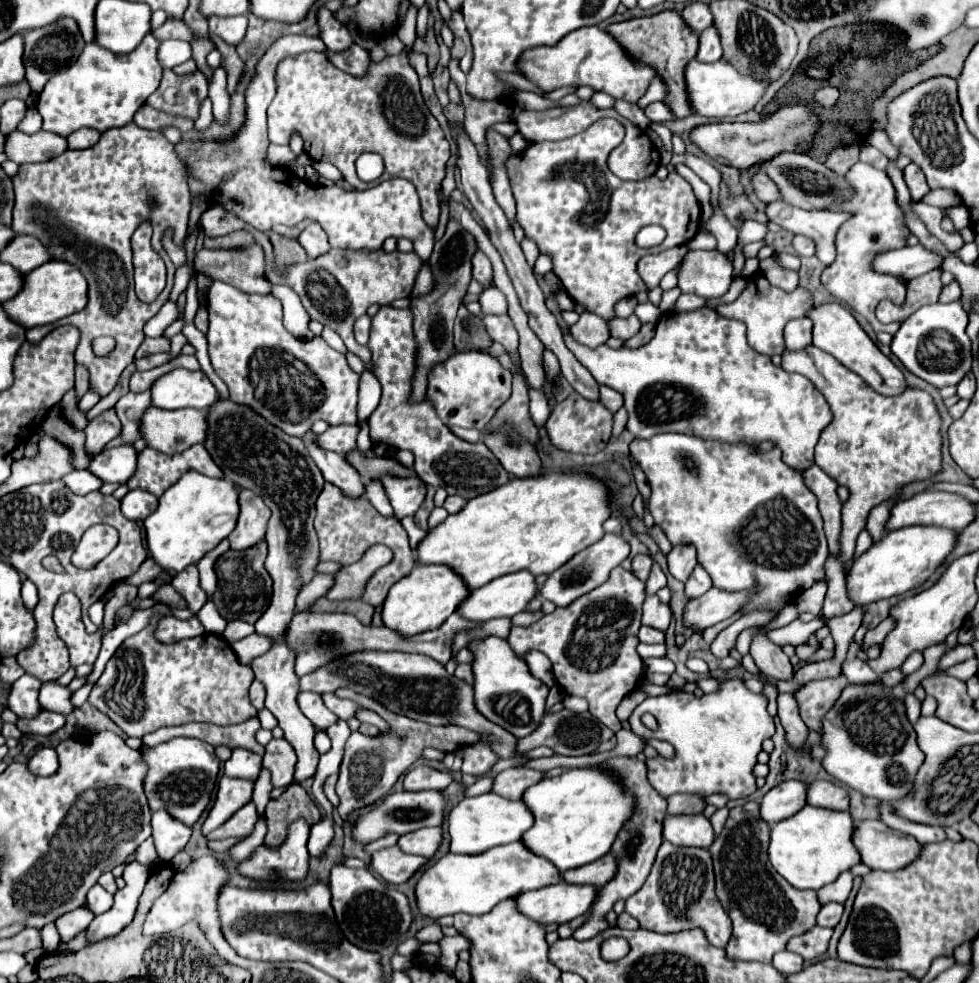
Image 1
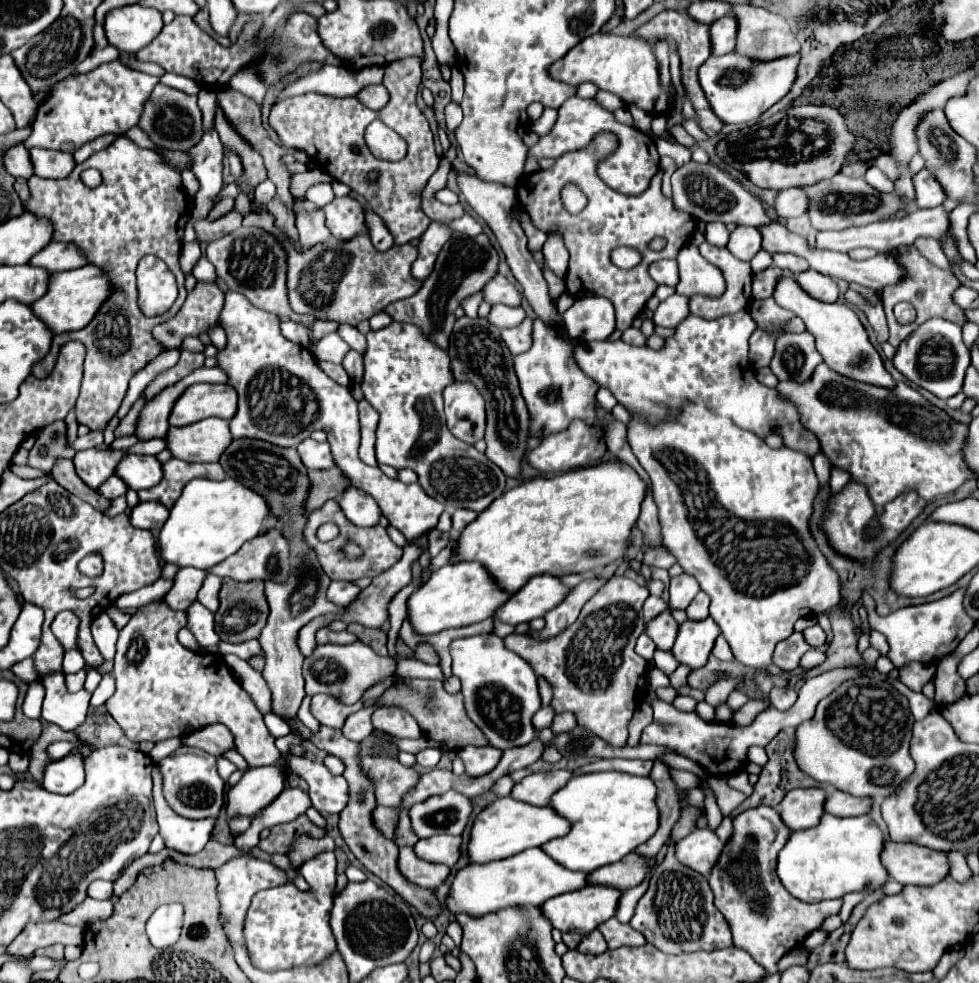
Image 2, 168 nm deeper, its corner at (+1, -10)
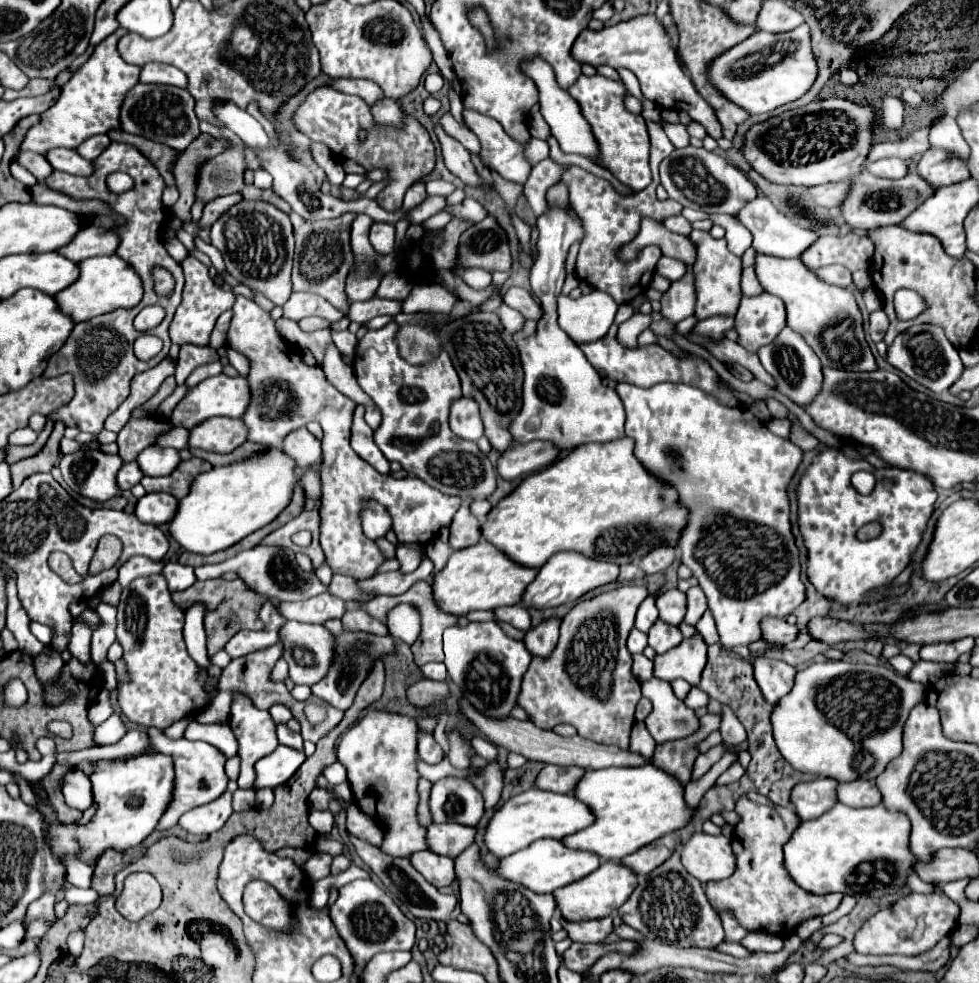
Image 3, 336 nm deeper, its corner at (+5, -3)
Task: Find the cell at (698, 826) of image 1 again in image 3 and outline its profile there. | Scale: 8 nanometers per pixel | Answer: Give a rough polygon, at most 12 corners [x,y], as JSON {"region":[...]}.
{"region":[[704,831],[680,847],[686,871],[702,883],[734,871],[730,839]]}

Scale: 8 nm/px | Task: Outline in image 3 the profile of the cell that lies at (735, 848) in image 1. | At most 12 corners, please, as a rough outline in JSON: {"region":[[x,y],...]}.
{"region":[[764,795],[736,801],[736,869],[706,883],[718,913],[786,939],[842,895],[806,893],[782,867],[800,825]]}

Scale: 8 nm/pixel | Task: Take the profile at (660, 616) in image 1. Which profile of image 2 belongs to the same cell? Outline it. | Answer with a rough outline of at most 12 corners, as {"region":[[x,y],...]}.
{"region":[[670,610],[654,618],[646,634],[658,650],[672,650],[678,622]]}

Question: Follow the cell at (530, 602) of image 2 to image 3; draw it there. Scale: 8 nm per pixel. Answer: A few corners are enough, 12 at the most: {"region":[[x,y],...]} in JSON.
{"region":[[556,553],[526,587],[536,609],[616,581],[618,565]]}

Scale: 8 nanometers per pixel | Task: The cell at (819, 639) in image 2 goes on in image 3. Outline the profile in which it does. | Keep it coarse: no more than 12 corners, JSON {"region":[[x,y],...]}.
{"region":[[786,619],[762,623],[764,641],[786,645],[798,637],[798,627]]}

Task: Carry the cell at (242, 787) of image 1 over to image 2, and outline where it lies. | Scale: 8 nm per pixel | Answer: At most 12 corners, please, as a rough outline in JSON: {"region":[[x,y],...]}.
{"region":[[286,766],[250,768],[228,790],[228,818],[254,816],[286,788]]}

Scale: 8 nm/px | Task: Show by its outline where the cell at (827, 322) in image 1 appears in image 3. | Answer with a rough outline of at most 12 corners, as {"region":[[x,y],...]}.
{"region":[[756,255],[824,367],[876,371],[862,313],[800,259]]}

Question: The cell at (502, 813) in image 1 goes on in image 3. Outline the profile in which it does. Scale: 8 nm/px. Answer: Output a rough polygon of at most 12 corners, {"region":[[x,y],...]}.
{"region":[[540,789],[490,817],[488,851],[506,857],[594,821],[574,799]]}

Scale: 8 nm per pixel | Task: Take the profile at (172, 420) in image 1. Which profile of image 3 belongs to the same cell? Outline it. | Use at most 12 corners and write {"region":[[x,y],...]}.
{"region":[[210,417],[190,429],[188,447],[230,453],[246,441],[240,419]]}

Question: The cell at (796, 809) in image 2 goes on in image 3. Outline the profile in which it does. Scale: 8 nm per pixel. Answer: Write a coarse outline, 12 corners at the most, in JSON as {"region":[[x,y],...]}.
{"region":[[838,781],[798,783],[790,801],[800,821],[826,813],[836,803]]}

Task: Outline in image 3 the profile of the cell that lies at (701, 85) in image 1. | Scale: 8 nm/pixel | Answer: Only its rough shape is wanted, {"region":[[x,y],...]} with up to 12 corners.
{"region":[[808,25],[750,35],[706,75],[750,115],[816,79]]}

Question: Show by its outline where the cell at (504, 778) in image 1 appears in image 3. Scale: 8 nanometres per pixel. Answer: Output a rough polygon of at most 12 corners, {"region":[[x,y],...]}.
{"region":[[544,765],[534,787],[552,793],[574,791],[582,767]]}

